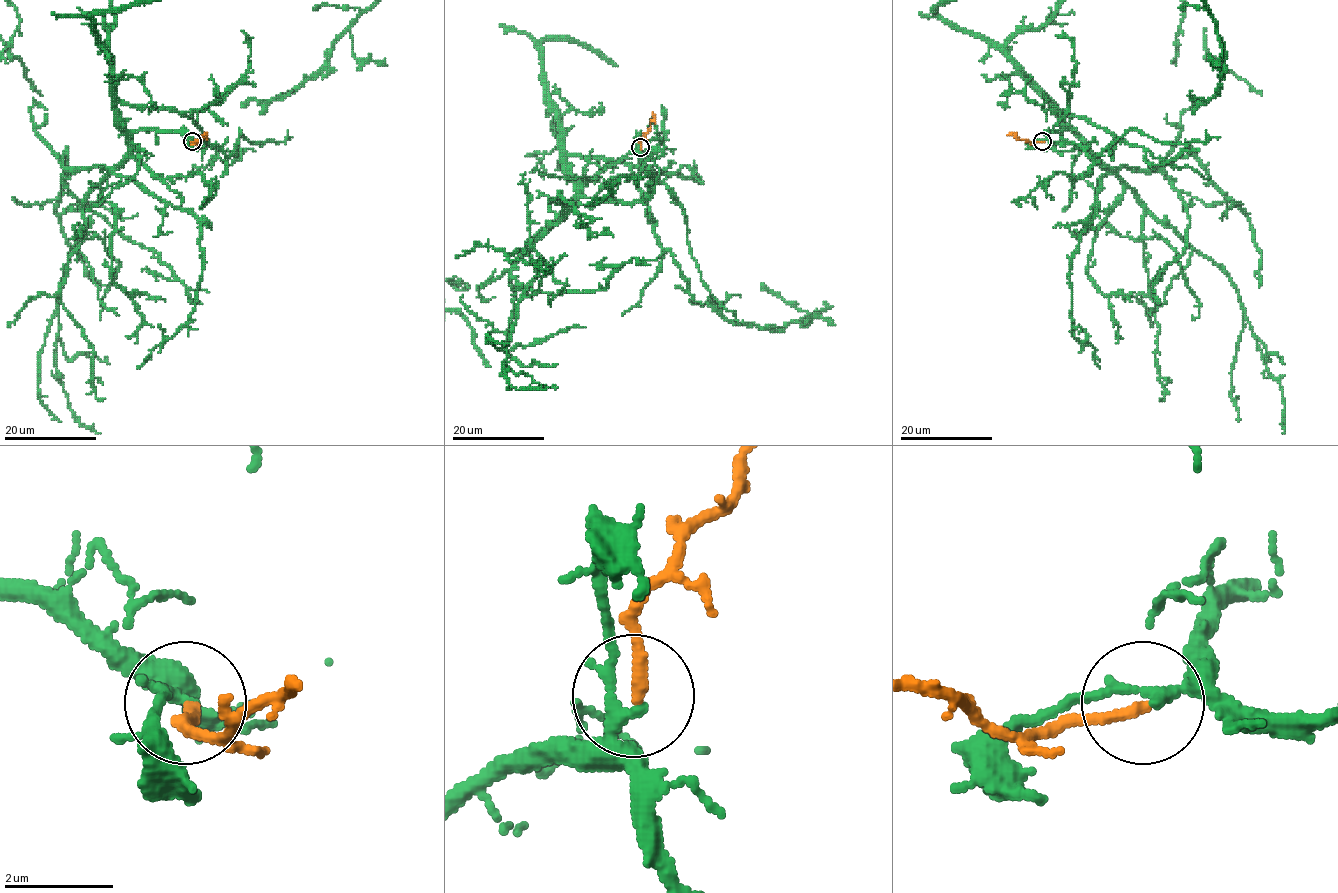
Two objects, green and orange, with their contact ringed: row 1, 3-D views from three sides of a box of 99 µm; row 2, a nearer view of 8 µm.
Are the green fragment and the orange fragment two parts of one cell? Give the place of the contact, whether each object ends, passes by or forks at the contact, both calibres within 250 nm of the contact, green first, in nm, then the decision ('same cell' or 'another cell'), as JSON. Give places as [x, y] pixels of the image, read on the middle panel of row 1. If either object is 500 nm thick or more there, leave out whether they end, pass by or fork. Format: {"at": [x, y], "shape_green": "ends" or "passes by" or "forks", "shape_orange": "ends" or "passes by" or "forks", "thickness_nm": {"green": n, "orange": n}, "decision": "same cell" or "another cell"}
{"at": [640, 147], "shape_green": "passes by", "shape_orange": "ends", "thickness_nm": {"green": 180, "orange": 220}, "decision": "same cell"}

